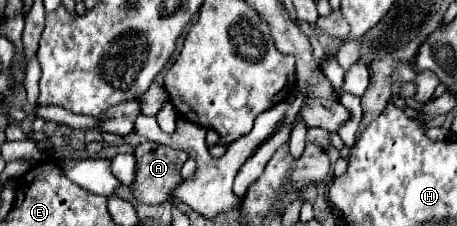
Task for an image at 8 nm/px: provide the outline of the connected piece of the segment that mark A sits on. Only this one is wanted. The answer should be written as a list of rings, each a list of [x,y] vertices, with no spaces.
[[[146,141],[136,147],[136,183],[132,185],[138,201],[148,205],[160,205],[172,197],[174,187],[182,183],[180,169],[188,155],[168,145]]]

